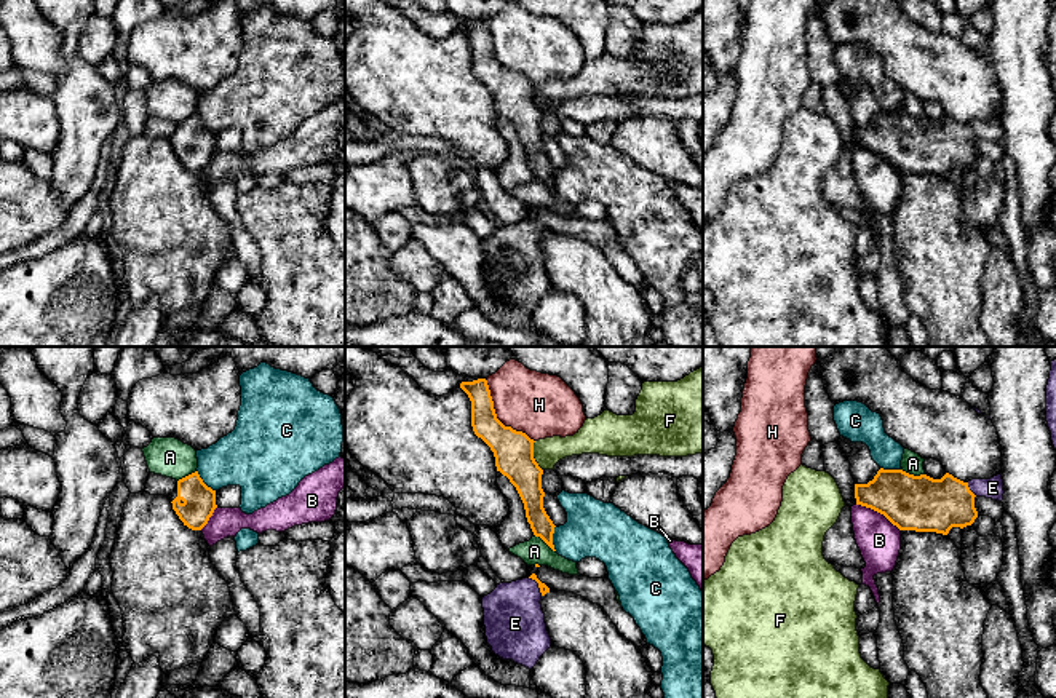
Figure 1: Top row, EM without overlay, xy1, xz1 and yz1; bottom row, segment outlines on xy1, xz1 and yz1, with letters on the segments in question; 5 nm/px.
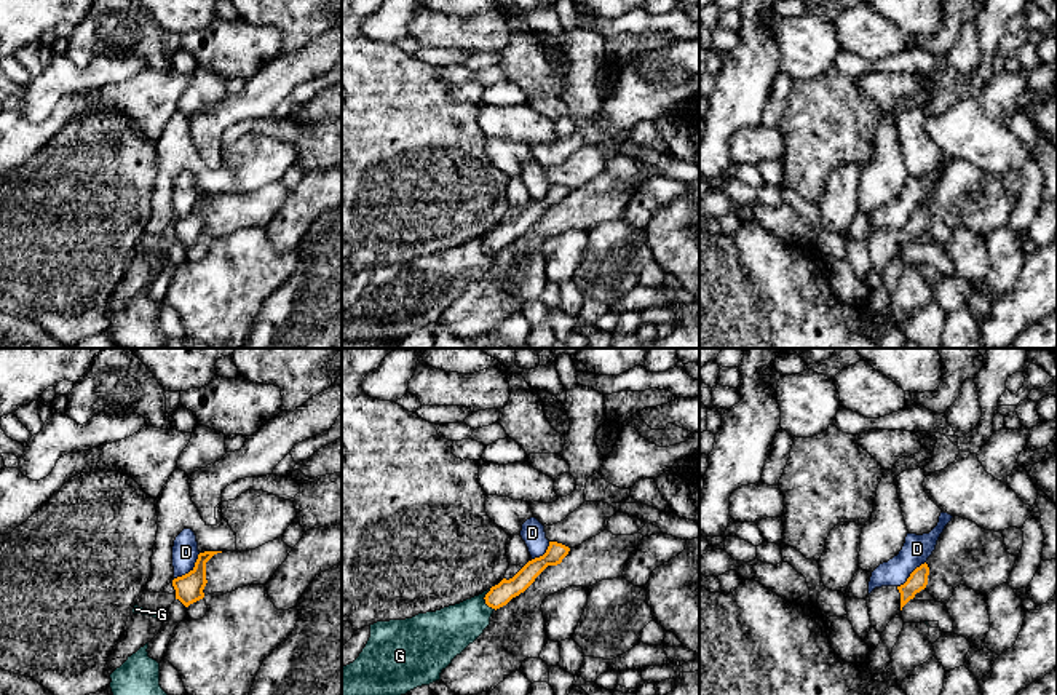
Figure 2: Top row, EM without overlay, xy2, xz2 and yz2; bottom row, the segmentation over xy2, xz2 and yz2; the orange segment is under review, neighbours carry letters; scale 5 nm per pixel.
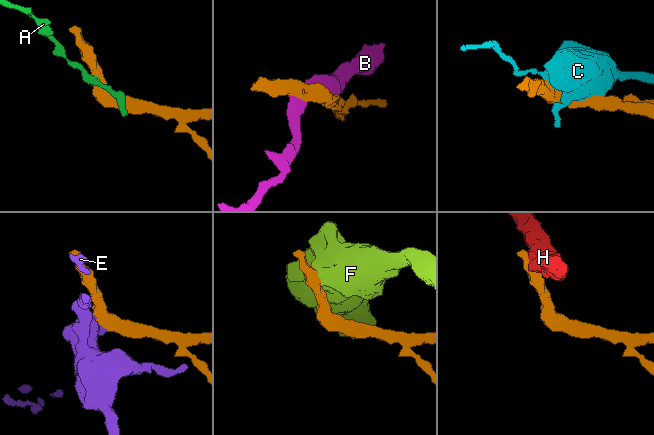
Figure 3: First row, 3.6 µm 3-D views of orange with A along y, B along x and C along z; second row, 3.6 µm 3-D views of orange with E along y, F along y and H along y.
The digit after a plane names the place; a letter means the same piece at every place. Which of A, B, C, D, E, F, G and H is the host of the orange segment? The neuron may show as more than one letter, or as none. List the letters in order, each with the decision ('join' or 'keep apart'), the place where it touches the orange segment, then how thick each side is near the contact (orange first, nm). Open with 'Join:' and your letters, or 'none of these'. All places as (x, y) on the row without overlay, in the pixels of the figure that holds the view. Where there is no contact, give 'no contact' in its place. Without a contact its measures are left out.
Join: E
A: keep apart; contact yz1 (913, 117); calibres 280 and 110 nm
B: keep apart; contact yz1 (879, 154); calibres 280 and 220 nm
C: keep apart; contact xz1 (551, 181); calibres 120 and 280 nm
D: keep apart; contact xy2 (190, 213); calibres 140 and 130 nm
E: join; contact yz1 (968, 131); calibres 280 and 100 nm
F: keep apart; contact xz1 (532, 98); calibres 200 and 140 nm
G: keep apart; contact xz2 (486, 243); calibres 110 and 240 nm
H: keep apart; contact xz1 (496, 59); calibres 200 and 320 nm

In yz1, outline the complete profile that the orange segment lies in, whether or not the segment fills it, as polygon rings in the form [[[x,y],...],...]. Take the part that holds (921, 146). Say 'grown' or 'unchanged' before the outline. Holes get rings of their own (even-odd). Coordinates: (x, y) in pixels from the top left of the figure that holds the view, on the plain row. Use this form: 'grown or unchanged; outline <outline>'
grown; outline [[[880,110],[867,126],[855,126],[856,147],[883,157],[899,173],[936,174],[947,177],[952,169],[967,169],[975,165],[978,153],[976,139],[1003,142],[1002,115],[990,121],[971,121],[963,125],[946,115],[941,121],[927,117],[914,118],[903,112]]]

